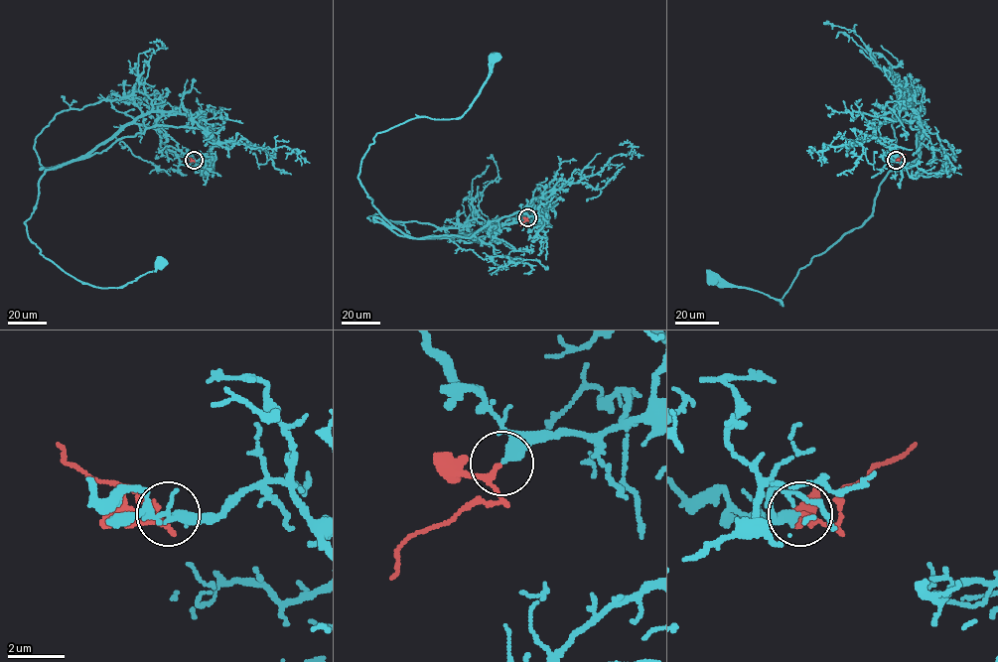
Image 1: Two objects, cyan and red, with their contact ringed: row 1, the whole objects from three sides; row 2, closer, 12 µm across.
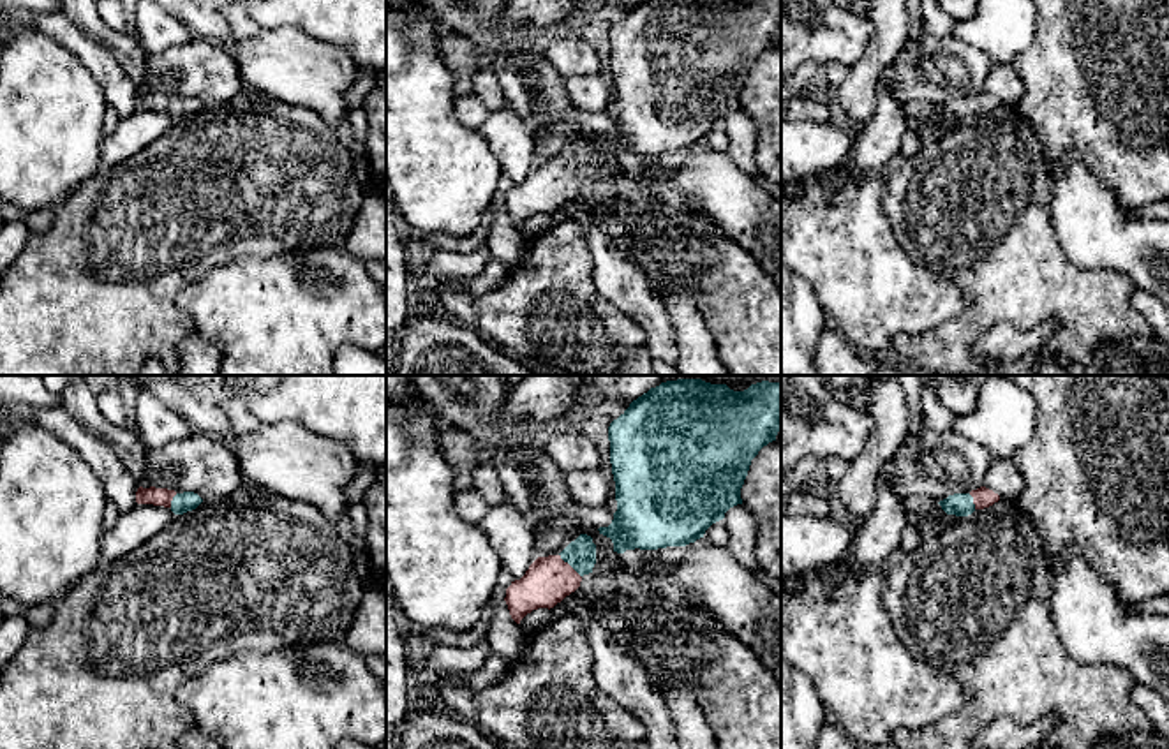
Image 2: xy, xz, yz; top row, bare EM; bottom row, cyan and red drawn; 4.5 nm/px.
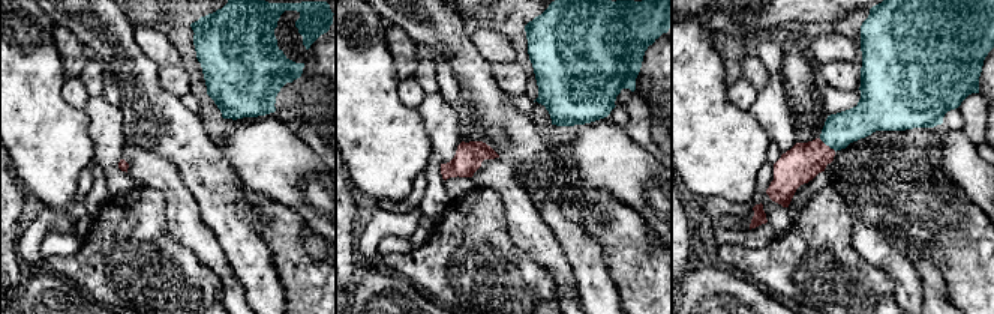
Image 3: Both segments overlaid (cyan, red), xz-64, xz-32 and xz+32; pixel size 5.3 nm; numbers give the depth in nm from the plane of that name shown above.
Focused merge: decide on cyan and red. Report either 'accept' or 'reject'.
accept

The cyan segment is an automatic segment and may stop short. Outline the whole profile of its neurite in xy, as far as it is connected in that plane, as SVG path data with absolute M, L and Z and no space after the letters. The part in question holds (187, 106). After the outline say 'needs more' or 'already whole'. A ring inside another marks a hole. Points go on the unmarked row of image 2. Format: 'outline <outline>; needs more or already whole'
outline M139 92L136 97L136 108L164 111L169 113L175 120L183 120L196 115L203 108L203 104L194 97L176 99L175 95L168 93Z; needs more

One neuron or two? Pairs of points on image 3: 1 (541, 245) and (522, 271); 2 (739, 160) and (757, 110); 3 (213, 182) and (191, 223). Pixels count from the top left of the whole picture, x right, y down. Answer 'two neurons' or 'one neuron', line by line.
1: two neurons
2: two neurons
3: two neurons

